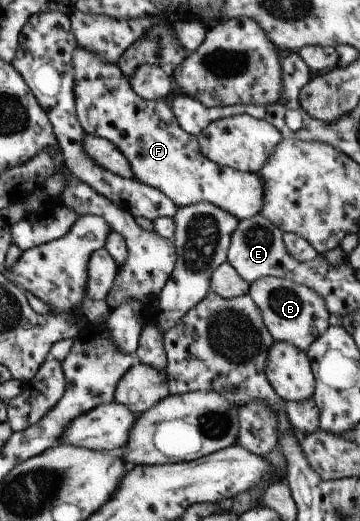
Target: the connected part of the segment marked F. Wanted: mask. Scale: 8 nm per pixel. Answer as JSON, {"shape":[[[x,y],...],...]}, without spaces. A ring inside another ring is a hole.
{"shape":[[[76,45],[74,50],[71,52],[72,68],[73,68],[73,95],[74,95],[74,106],[75,115],[83,127],[84,132],[88,135],[96,135],[97,137],[105,138],[109,140],[118,150],[124,155],[124,158],[128,161],[131,171],[133,172],[134,179],[138,182],[142,182],[151,186],[152,188],[163,192],[177,207],[183,207],[186,205],[193,205],[197,202],[209,202],[210,204],[216,205],[218,208],[222,207],[226,212],[233,214],[237,219],[245,219],[254,215],[257,215],[261,211],[263,205],[263,178],[256,173],[245,173],[240,172],[228,167],[223,167],[208,160],[203,154],[200,154],[197,137],[184,132],[180,125],[176,122],[176,118],[172,114],[171,107],[168,105],[168,101],[163,100],[148,100],[138,96],[129,85],[128,78],[126,78],[121,72],[116,63],[109,63],[105,61],[99,54],[94,54],[89,50],[86,50],[80,45]]]}

